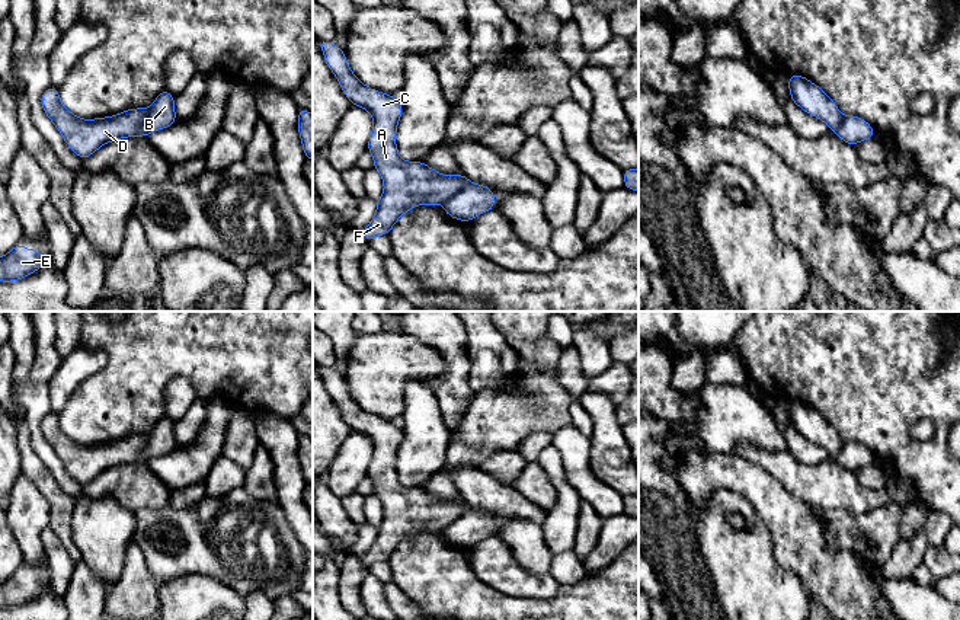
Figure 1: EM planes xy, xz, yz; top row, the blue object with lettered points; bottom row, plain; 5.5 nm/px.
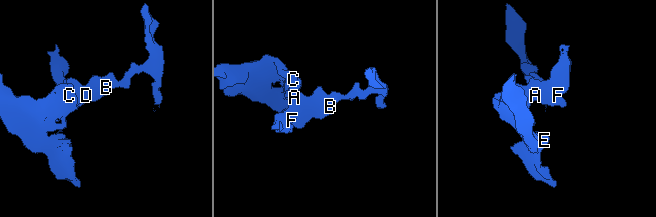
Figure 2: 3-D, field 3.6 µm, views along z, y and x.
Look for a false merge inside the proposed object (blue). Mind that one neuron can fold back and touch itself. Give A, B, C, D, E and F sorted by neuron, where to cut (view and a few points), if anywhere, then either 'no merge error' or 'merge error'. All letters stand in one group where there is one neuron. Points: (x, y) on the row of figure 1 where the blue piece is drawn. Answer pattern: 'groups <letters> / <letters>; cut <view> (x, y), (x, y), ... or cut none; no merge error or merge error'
groups A C D E F / B; cut xy (150, 108), (149, 118), (137, 134); merge error

